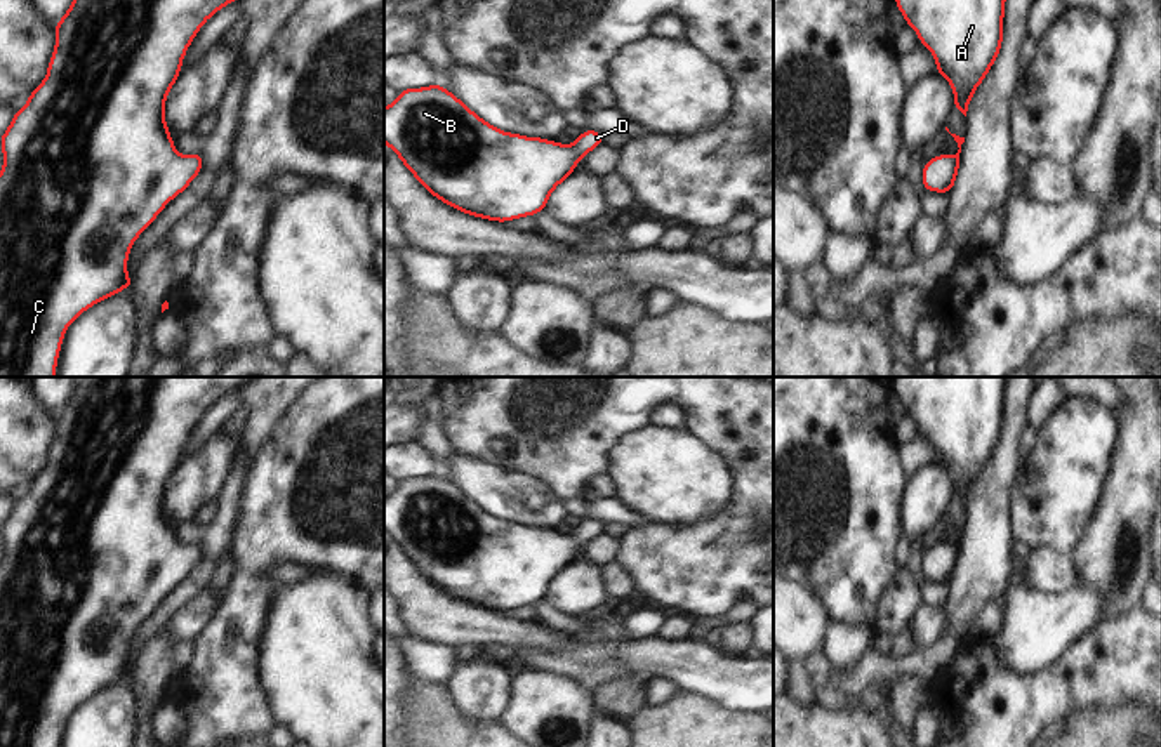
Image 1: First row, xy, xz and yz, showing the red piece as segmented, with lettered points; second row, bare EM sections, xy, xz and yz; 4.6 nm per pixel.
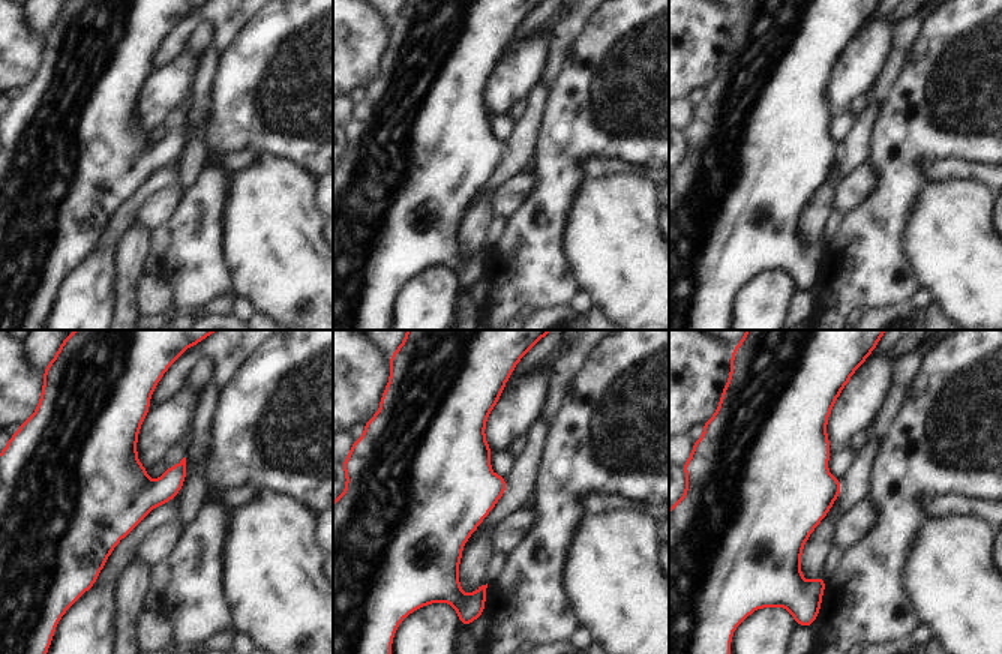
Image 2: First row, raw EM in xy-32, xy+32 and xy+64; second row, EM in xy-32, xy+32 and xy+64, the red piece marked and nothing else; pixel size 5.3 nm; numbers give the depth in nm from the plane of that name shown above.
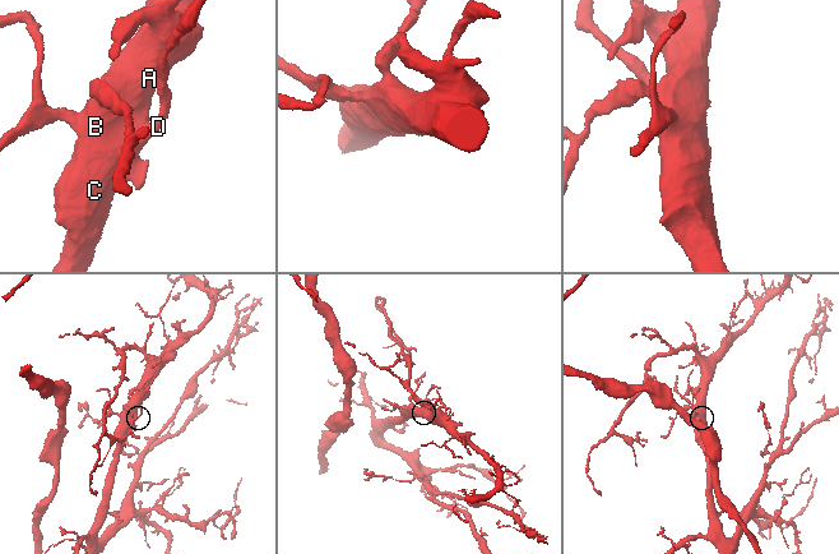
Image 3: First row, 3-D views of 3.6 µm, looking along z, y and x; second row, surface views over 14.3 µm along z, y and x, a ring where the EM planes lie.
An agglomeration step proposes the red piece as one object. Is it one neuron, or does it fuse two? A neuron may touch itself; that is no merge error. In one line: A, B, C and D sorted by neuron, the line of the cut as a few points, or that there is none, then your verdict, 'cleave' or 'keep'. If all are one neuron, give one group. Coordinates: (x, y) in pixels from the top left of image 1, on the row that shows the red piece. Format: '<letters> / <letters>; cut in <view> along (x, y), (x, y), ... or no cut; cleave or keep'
A B C D; no cut; keep

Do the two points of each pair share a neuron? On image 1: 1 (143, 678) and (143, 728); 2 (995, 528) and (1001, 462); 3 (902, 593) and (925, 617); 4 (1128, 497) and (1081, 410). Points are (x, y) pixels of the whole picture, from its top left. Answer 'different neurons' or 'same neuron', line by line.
1: same neuron
2: same neuron
3: different neurons
4: different neurons

